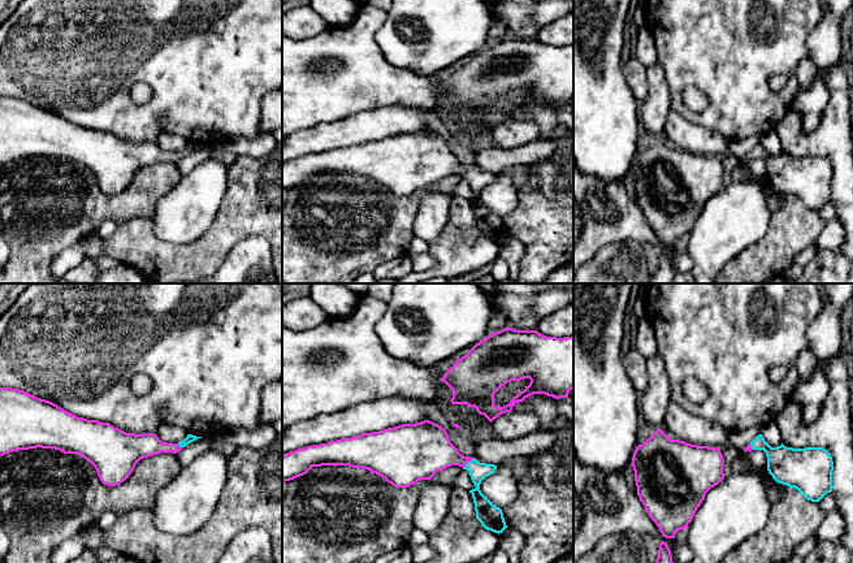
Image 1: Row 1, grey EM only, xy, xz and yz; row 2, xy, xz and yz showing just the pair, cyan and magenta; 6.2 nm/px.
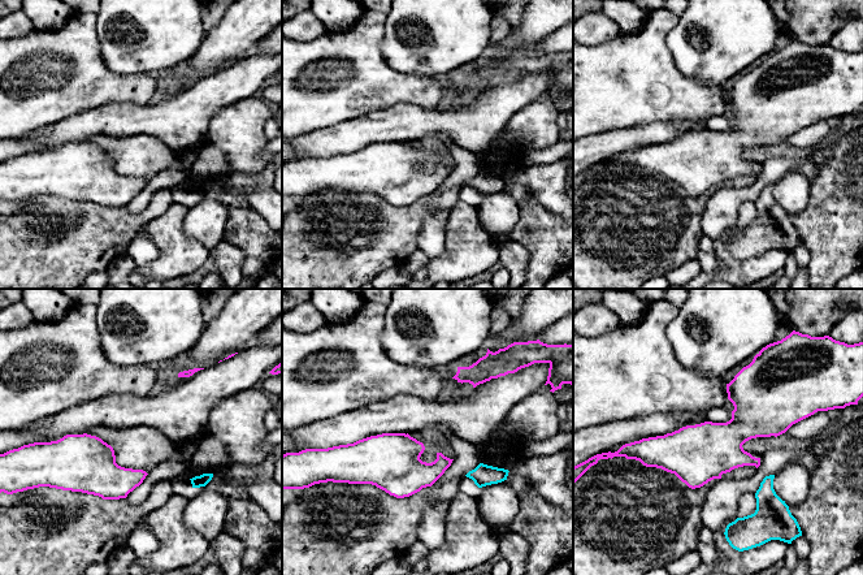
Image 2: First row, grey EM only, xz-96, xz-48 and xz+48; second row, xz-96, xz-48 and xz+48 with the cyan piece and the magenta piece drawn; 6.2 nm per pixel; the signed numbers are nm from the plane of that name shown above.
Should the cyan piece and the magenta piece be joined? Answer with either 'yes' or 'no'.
yes

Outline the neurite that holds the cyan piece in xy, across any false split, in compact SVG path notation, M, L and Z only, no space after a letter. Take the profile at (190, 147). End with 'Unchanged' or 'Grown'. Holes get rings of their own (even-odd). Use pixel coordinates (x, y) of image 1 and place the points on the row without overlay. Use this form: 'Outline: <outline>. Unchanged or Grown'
Outline: M0 96L0 165L36 156L82 164L95 176L100 190L108 195L120 194L129 187L140 168L161 161L177 163L198 147L202 146L187 143L178 152L166 152L155 142L126 142L108 131L78 126L57 113L23 99Z. Grown

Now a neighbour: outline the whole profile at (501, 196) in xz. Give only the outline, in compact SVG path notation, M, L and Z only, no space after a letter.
M510 172L497 174L493 183L485 186L480 192L481 202L502 220L511 215L519 202L516 190Z

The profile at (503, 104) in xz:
M524 87L520 90L511 90L502 95L498 100L494 103L494 113L497 116L503 116L510 112L510 109L518 104L520 100L523 100L528 94L531 88Z

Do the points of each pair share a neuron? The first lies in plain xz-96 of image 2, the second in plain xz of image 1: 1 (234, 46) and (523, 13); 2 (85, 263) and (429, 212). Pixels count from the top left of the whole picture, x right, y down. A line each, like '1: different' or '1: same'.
1: different
2: different

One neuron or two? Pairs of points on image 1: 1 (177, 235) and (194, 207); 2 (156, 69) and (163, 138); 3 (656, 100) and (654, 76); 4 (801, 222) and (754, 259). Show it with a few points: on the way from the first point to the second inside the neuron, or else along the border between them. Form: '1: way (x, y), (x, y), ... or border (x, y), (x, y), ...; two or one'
1: way (177, 229), (177, 224), (187, 213); one
2: border (154, 141), (167, 131), (187, 142); two
3: way (656, 94), (656, 82); one
4: way (789, 234), (766, 258); one

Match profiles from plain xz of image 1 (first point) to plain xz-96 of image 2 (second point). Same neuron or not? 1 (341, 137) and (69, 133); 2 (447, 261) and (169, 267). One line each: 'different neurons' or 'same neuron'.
1: same neuron
2: same neuron

